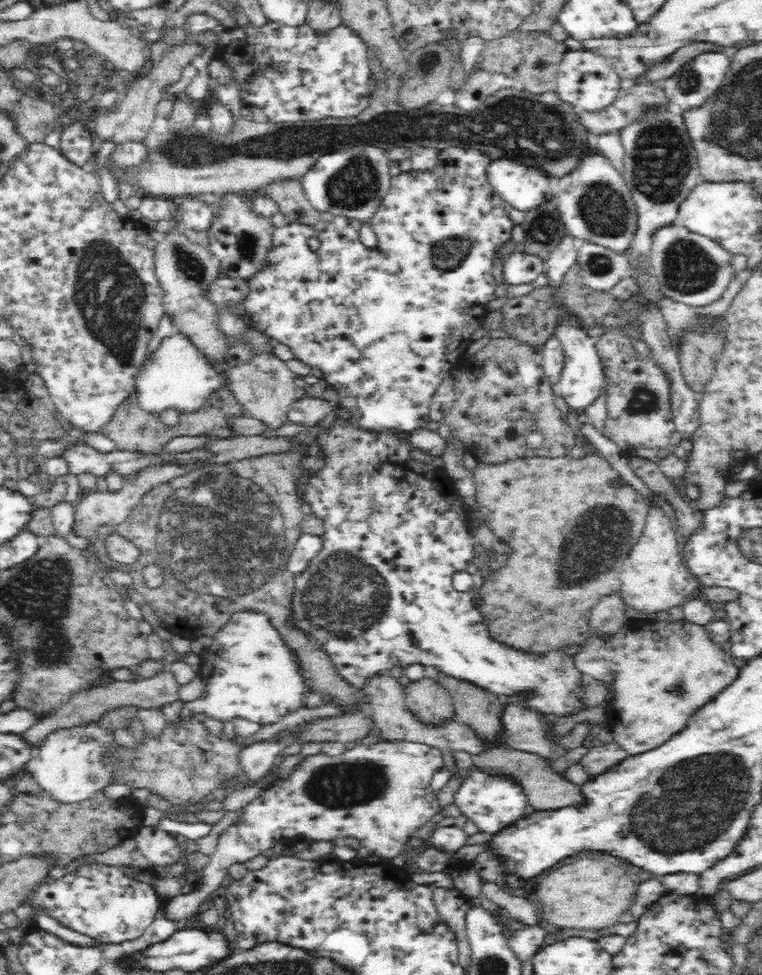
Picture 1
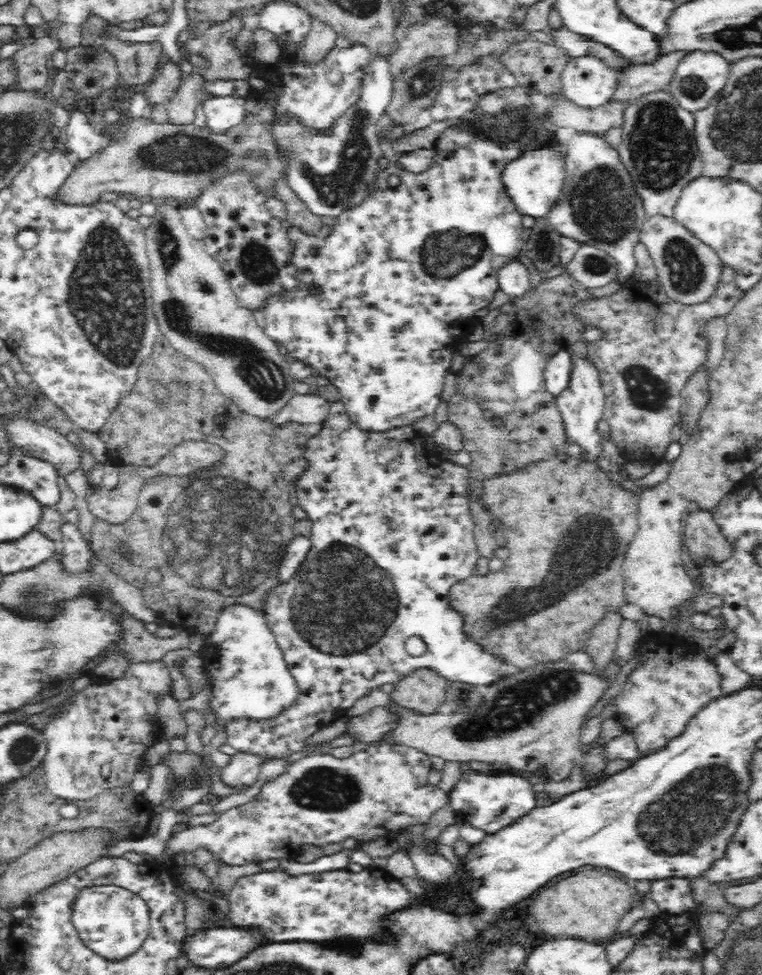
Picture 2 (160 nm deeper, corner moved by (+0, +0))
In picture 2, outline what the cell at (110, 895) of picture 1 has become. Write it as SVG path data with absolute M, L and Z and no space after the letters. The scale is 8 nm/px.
M114 882L80 886L69 900L68 918L80 940L106 958L120 958L138 950L150 932L150 908L142 895Z

